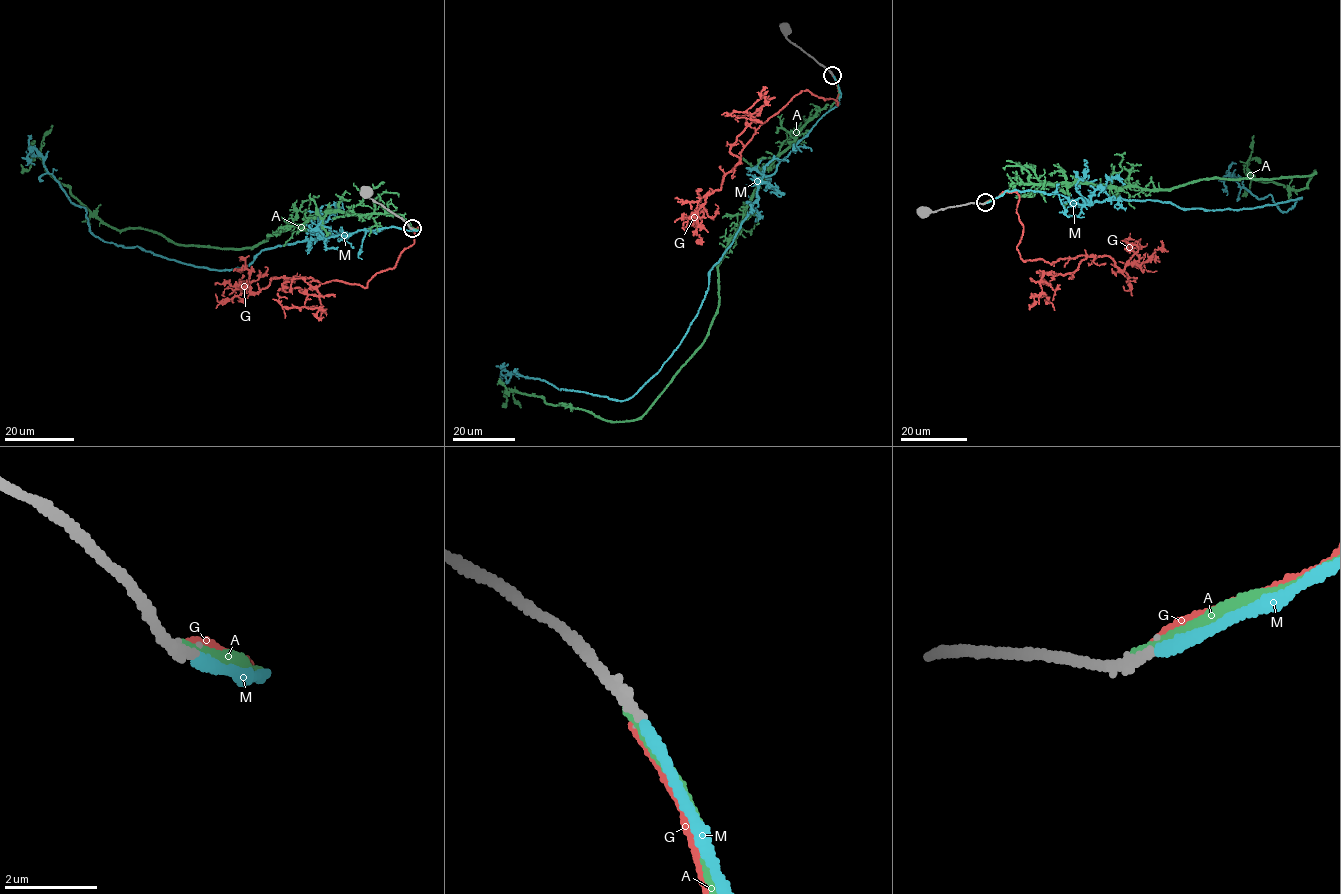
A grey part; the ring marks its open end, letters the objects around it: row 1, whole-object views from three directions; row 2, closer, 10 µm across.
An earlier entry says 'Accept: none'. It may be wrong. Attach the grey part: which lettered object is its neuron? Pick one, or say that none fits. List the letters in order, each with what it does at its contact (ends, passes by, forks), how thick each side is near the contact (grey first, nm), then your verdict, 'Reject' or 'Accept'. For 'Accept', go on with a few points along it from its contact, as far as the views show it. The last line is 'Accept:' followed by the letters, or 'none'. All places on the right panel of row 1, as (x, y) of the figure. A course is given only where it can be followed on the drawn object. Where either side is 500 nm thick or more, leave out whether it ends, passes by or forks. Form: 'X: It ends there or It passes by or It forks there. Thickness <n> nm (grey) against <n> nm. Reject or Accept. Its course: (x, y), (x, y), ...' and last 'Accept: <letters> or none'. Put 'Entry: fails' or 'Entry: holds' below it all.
A: It ends there. Thickness 280 nm (grey) against 200 nm. Reject
G: It ends there. Thickness 240 nm (grey) against 200 nm. Reject
M: It ends there. Thickness 240 nm (grey) against 280 nm. Accept. Its course: (986, 203), (1015, 190), (1221, 210), (1302, 197), (1283, 213), (1272, 196), (1260, 199), (1225, 176), (1236, 163)
Accept: M
Entry: fails

